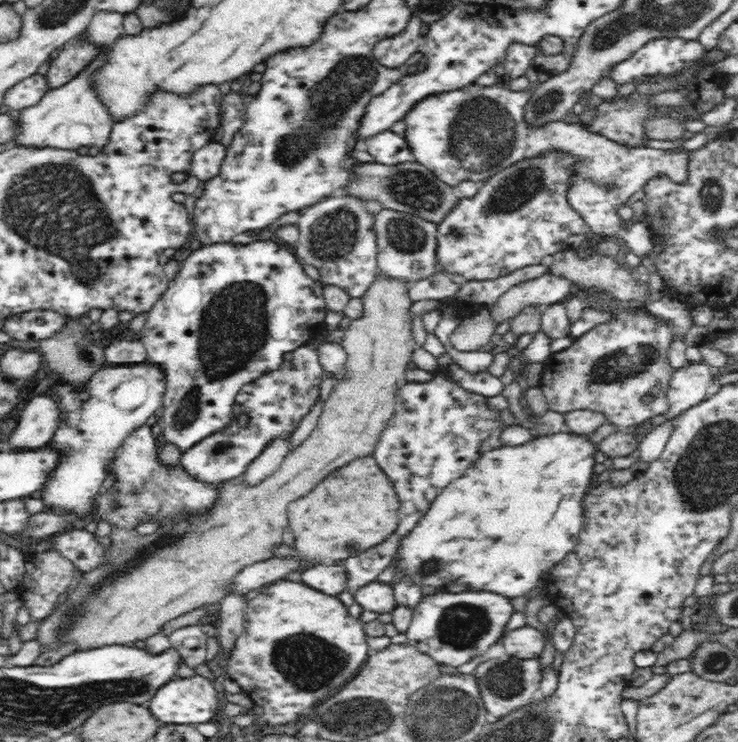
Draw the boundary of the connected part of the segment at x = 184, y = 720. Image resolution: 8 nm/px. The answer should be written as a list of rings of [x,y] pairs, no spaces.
[[[196,674],[189,678],[176,676],[176,678],[172,678],[171,682],[168,682],[168,685],[156,690],[150,702],[152,706],[148,706],[148,708],[157,720],[162,722],[162,725],[197,726],[202,722],[217,720],[218,713],[221,711],[218,706],[220,695],[219,687],[201,675]]]

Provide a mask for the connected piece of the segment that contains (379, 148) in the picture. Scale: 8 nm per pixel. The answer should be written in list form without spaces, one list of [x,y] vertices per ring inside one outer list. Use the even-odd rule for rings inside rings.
[[[390,129],[368,138],[368,142],[364,142],[364,146],[368,153],[375,158],[375,162],[386,166],[400,165],[416,160],[406,138]]]

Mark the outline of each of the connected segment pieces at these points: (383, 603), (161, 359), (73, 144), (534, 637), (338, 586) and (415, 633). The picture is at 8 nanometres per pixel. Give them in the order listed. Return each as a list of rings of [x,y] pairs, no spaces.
[[[377,580],[374,581],[352,593],[352,596],[366,612],[388,614],[397,605],[393,588],[389,584],[383,584],[382,582],[377,582]]]
[[[230,242],[222,244],[214,243],[210,246],[202,246],[196,250],[194,245],[192,254],[187,254],[185,259],[180,262],[179,271],[174,279],[169,281],[168,288],[161,294],[161,297],[154,303],[152,310],[146,315],[144,329],[141,332],[141,342],[147,351],[147,359],[165,370],[167,374],[167,388],[162,398],[162,420],[164,421],[164,430],[161,430],[159,442],[160,446],[166,443],[172,443],[180,453],[187,453],[189,449],[196,446],[196,443],[212,437],[212,434],[220,433],[226,430],[232,422],[236,421],[236,412],[234,409],[236,394],[245,385],[264,377],[274,370],[279,370],[283,362],[288,362],[288,354],[294,350],[300,349],[303,345],[312,342],[315,335],[319,334],[324,326],[326,309],[325,298],[323,296],[323,287],[325,284],[321,280],[312,280],[302,268],[297,255],[293,249],[284,246],[280,248],[274,242],[254,242],[248,246],[236,246]]]
[[[104,48],[70,82],[46,92],[36,106],[15,112],[14,117],[18,121],[16,136],[14,140],[4,142],[1,150],[17,146],[60,147],[60,149],[78,149],[80,146],[102,148],[108,142],[115,122],[108,113],[108,108],[100,101],[96,89],[92,87],[91,79],[104,69],[104,64],[108,61],[108,52],[110,48]]]
[[[525,625],[508,631],[501,643],[508,656],[521,659],[538,658],[544,650],[544,635],[536,628]]]
[[[316,566],[316,570],[306,570],[300,574],[300,582],[310,589],[330,596],[337,596],[346,589],[347,574],[340,566]]]
[[[444,591],[441,594],[422,596],[418,606],[414,606],[413,617],[405,635],[408,644],[431,656],[437,663],[458,668],[458,666],[470,662],[472,658],[484,656],[488,652],[488,648],[502,638],[512,614],[514,614],[514,608],[507,596],[494,593],[482,594],[482,592],[451,594]]]

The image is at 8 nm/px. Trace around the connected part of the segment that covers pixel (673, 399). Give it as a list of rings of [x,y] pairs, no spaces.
[[[692,363],[682,366],[672,374],[667,392],[669,409],[666,418],[671,419],[684,410],[700,404],[706,398],[708,386],[713,383],[714,372],[706,363]]]

